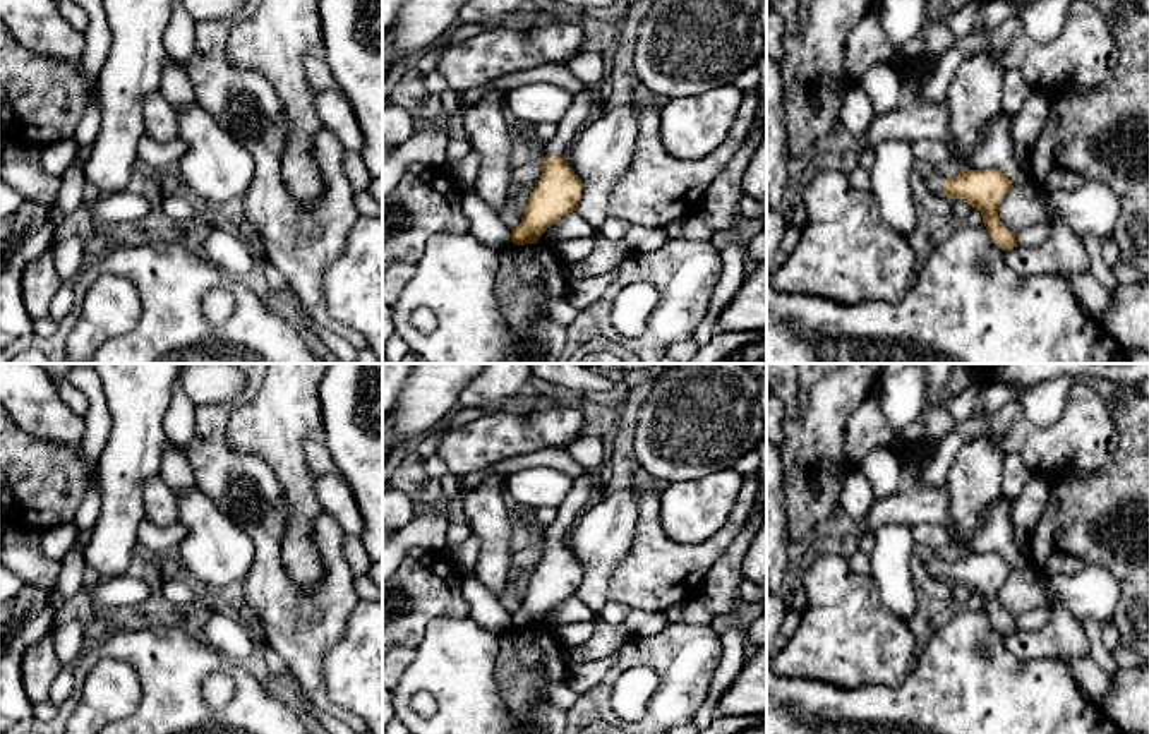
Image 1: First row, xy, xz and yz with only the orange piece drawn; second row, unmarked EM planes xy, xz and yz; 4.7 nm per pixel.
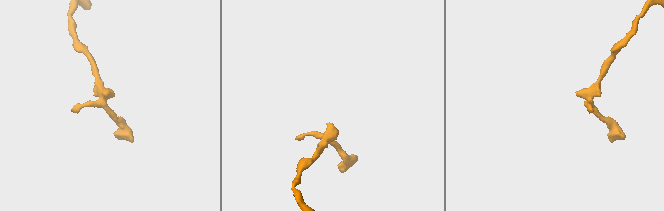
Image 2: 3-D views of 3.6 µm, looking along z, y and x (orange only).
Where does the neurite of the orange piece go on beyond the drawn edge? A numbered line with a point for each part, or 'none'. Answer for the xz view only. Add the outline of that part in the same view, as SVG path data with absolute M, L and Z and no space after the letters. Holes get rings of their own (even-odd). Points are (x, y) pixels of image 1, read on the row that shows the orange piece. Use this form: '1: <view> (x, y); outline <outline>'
1: xz (583, 102); outline M581 89L573 94L573 103L561 122L557 122L557 134L544 144L542 156L564 158L576 134L583 129L587 118L593 113L599 103L600 91Z

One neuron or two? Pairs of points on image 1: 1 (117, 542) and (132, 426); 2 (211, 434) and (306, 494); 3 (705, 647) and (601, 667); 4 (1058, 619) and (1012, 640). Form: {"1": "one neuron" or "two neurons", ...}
{"1": "one neuron", "2": "two neurons", "3": "two neurons", "4": "one neuron"}

